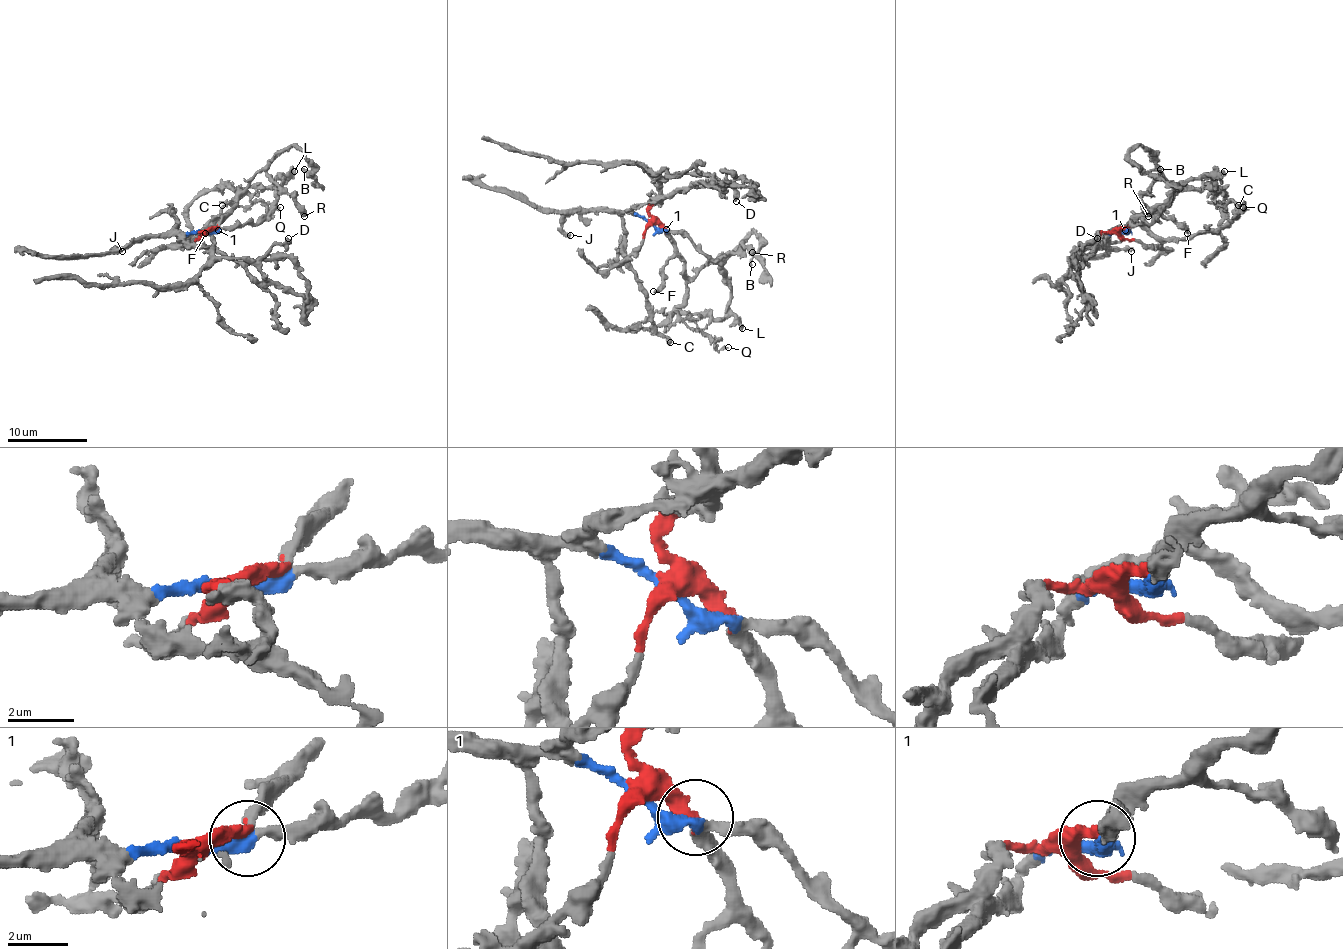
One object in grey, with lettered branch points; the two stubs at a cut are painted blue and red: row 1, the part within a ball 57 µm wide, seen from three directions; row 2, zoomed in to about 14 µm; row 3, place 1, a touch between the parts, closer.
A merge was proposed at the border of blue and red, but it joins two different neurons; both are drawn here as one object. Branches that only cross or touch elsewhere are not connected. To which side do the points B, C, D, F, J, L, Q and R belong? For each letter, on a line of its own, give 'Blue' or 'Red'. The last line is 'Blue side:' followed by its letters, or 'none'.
B: Red
C: Blue
D: Red
F: Red
J: Blue
L: Blue
Q: Blue
R: Red
Blue side: C, J, L, Q

